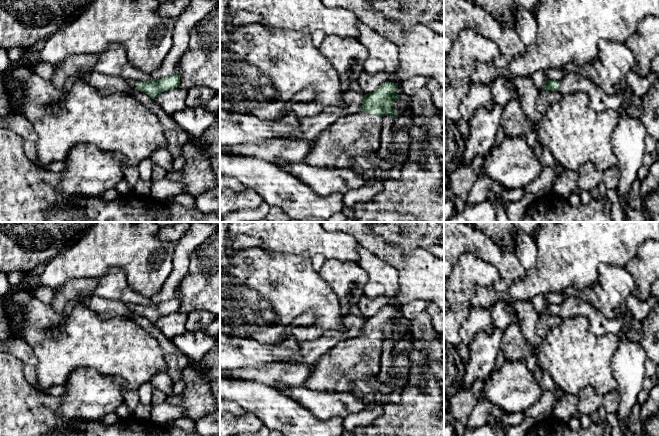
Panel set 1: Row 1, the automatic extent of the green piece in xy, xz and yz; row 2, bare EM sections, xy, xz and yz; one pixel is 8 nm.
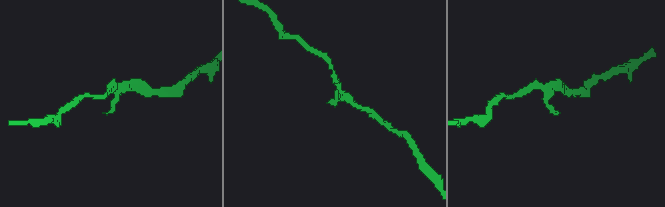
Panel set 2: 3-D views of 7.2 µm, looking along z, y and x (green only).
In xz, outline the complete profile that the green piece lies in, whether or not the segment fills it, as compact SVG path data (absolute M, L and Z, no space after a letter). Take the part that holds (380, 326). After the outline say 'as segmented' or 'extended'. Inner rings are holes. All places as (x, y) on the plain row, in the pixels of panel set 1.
M385 306L376 315L363 321L362 335L338 342L333 348L322 355L316 368L309 373L303 386L318 392L352 392L357 380L367 380L378 376L380 358L384 340L397 342L393 328L399 321L396 318L398 308Z; extended

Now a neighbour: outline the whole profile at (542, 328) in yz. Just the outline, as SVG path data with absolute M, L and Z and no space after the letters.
M542 313L536 326L536 333L540 338L544 338L550 329L559 326L561 323L562 319L559 315L548 316Z

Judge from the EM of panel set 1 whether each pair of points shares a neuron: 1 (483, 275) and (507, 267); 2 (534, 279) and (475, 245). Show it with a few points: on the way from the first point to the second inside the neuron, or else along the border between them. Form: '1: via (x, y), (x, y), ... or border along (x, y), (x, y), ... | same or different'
1: border along (478, 257), (496, 268), (499, 277), (492, 285) | different
2: border along (526, 270), (525, 276), (516, 280), (507, 289) | different

